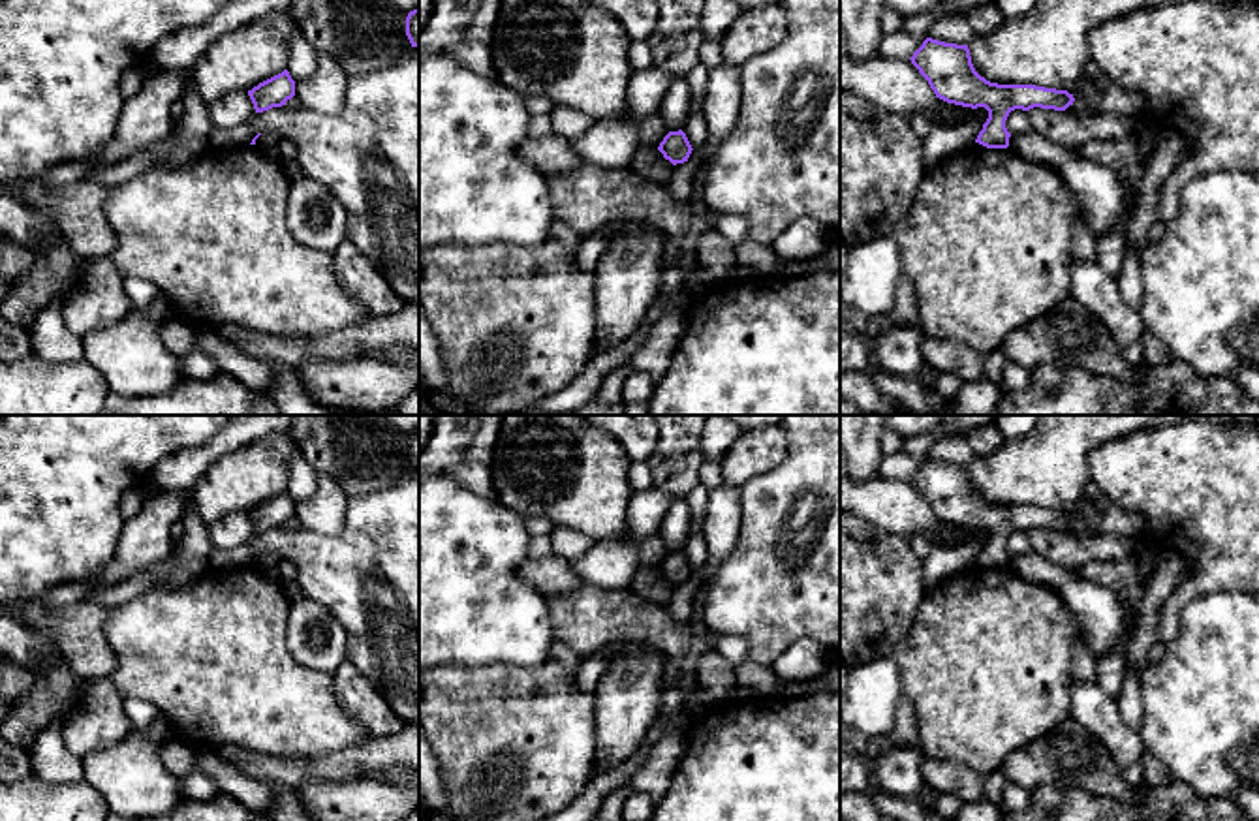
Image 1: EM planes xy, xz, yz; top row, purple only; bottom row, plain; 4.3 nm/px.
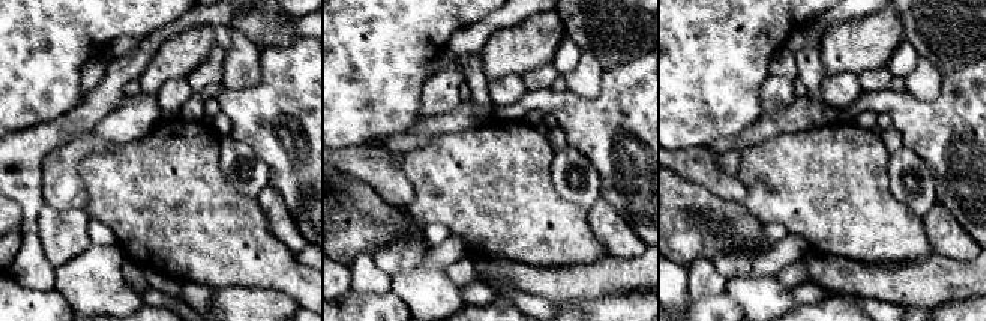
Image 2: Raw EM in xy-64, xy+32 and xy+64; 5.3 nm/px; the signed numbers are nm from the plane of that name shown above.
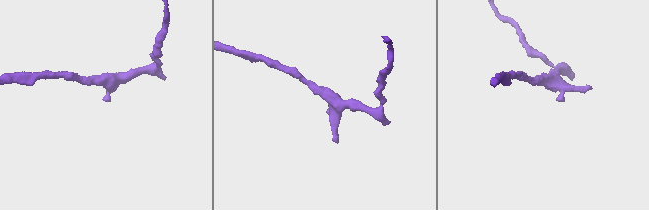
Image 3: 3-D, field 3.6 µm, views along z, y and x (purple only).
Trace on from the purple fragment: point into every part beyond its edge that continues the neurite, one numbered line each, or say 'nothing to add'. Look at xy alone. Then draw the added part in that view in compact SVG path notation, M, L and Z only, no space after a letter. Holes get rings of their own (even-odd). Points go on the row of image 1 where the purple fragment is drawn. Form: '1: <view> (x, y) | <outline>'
nothing to add

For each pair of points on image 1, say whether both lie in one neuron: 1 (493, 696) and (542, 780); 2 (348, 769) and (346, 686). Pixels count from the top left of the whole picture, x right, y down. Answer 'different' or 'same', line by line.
1: same
2: different

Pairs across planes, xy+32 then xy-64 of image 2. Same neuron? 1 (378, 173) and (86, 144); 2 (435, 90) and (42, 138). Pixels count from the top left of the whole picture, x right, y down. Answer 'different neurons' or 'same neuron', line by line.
1: same neuron
2: same neuron

